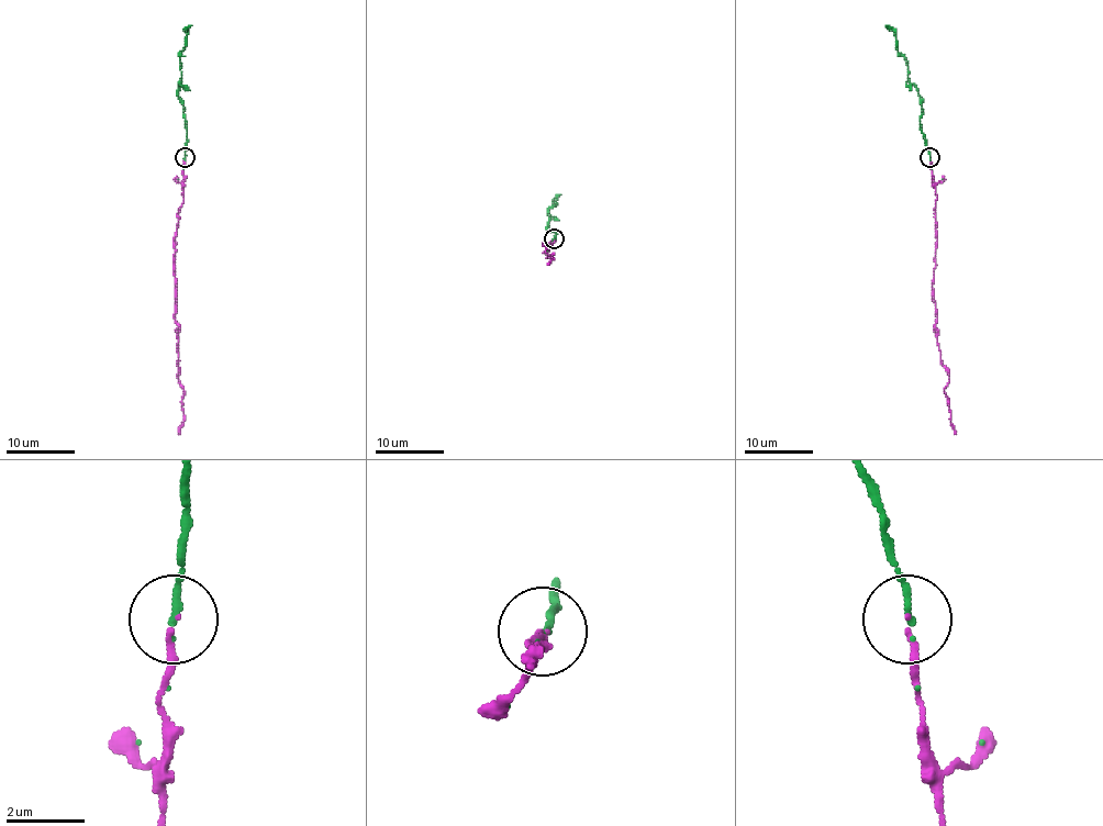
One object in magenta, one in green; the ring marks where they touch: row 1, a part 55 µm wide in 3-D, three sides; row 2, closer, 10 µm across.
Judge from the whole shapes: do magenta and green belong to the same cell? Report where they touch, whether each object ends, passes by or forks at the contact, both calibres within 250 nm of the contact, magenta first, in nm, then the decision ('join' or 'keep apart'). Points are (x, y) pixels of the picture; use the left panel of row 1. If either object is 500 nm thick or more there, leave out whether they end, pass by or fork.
at (185, 157); magenta ends there; green ends there; 110 nm thick on the magenta side, 180 nm on the other; join

